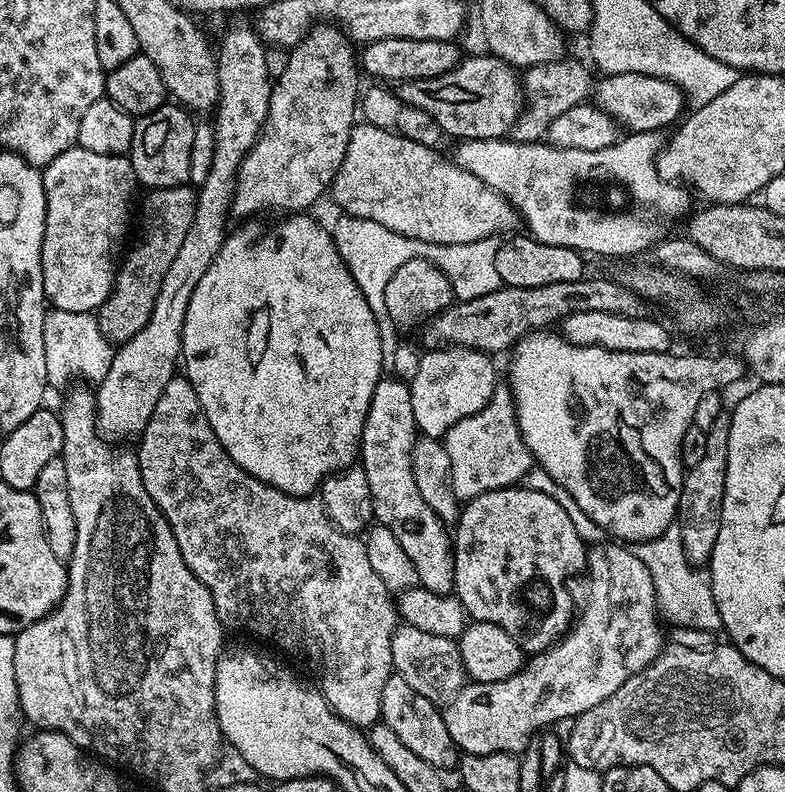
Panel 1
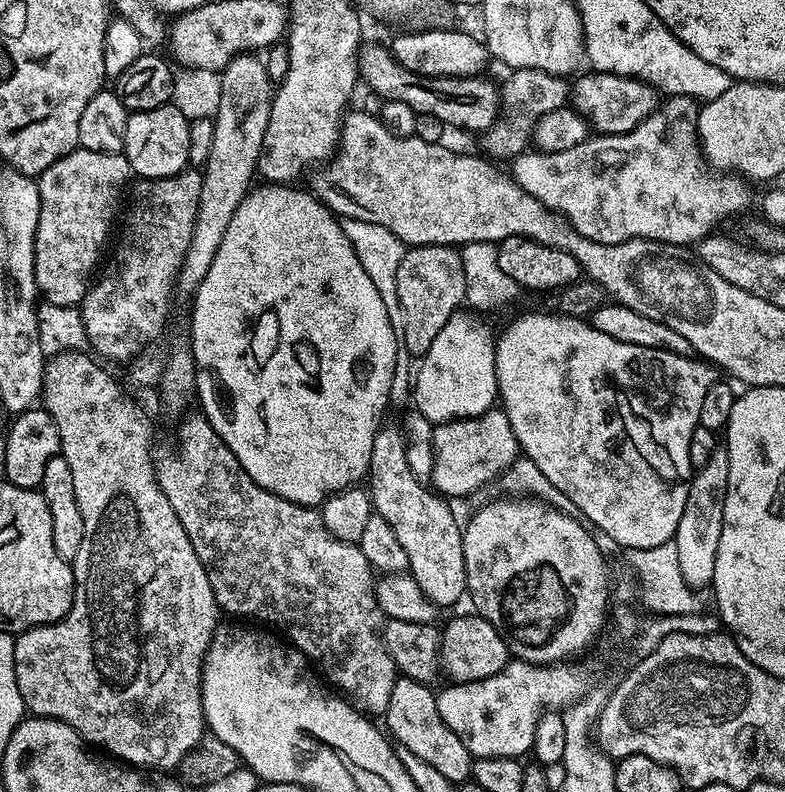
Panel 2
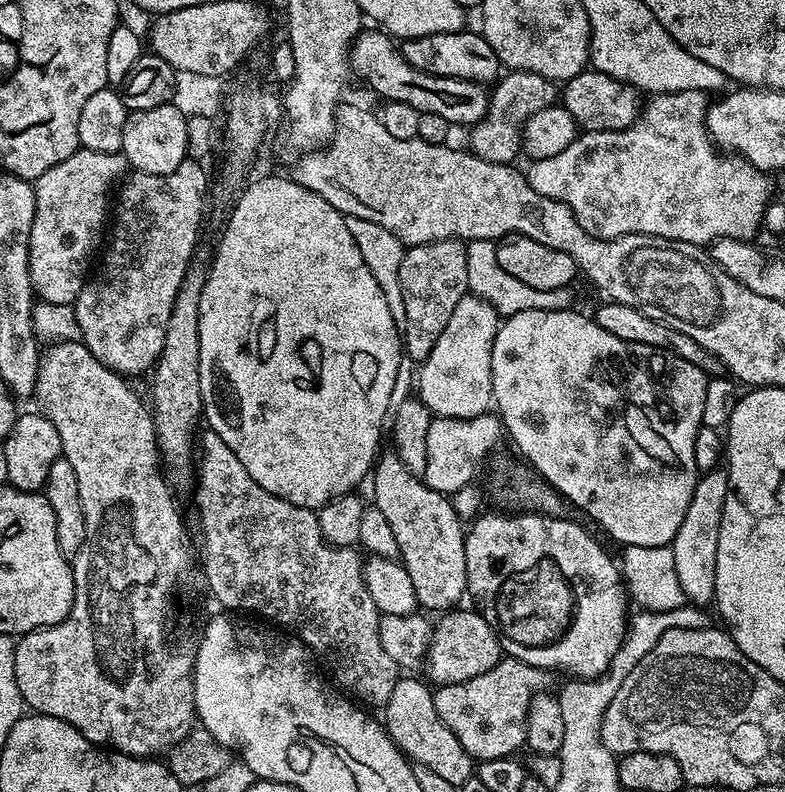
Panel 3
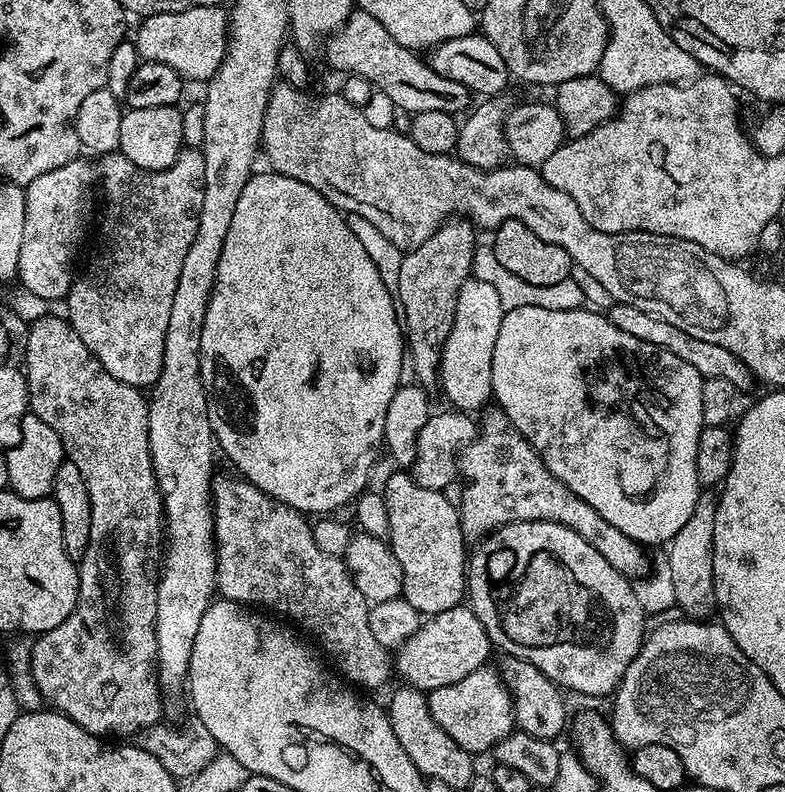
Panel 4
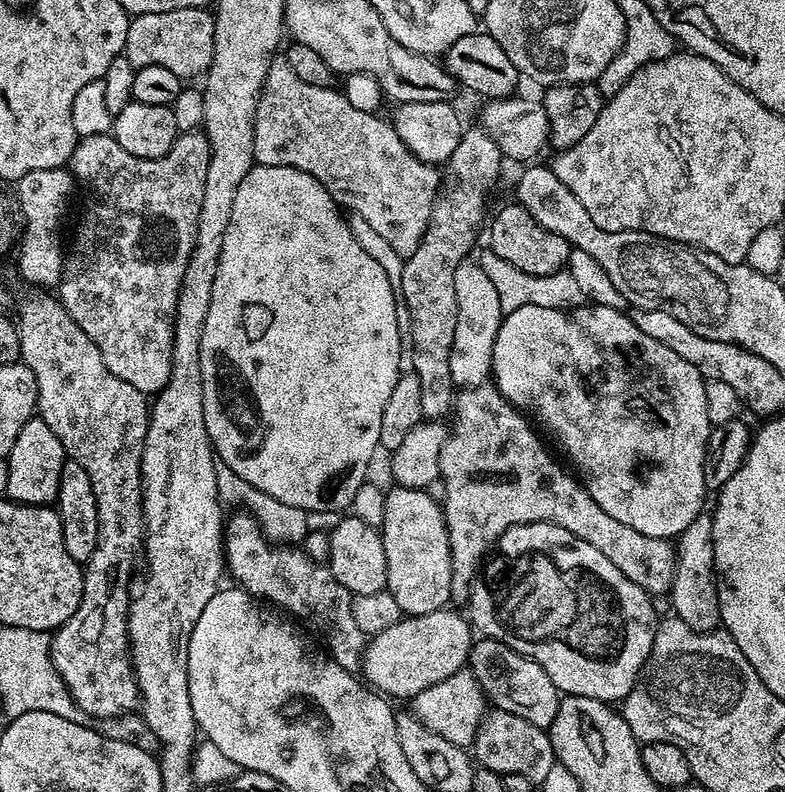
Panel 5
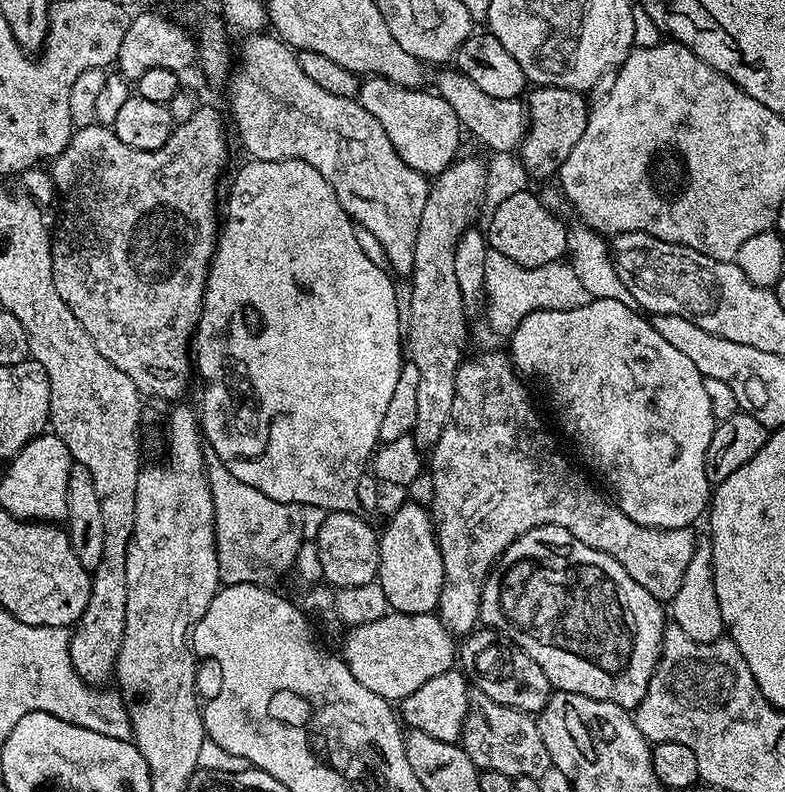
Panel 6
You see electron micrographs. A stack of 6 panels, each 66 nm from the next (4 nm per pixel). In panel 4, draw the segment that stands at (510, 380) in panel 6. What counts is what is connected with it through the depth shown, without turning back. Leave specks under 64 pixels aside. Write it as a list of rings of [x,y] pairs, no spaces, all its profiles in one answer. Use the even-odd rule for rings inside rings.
[[[498,406],[483,409],[478,420],[476,437],[465,446],[458,457],[458,476],[464,479],[464,489],[458,499],[460,525],[465,537],[476,542],[496,531],[503,524],[517,524],[519,520],[549,520],[555,524],[574,530],[618,574],[627,576],[635,582],[653,571],[654,564],[648,561],[645,545],[636,540],[626,538],[622,530],[610,526],[606,518],[598,514],[598,510],[590,510],[582,498],[578,498],[542,462],[542,458],[530,446],[526,437],[506,418],[506,414]]]

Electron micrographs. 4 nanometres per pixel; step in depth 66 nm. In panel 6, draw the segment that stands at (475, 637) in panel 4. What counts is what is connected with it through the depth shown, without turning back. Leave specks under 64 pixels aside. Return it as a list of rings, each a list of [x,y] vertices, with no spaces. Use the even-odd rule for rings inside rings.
[[[389,611],[374,622],[349,627],[347,632],[342,659],[347,662],[350,674],[366,690],[374,690],[374,694],[389,702],[406,699],[422,682],[438,678],[438,674],[449,671],[458,660],[457,641],[439,617],[430,612],[407,616]]]

